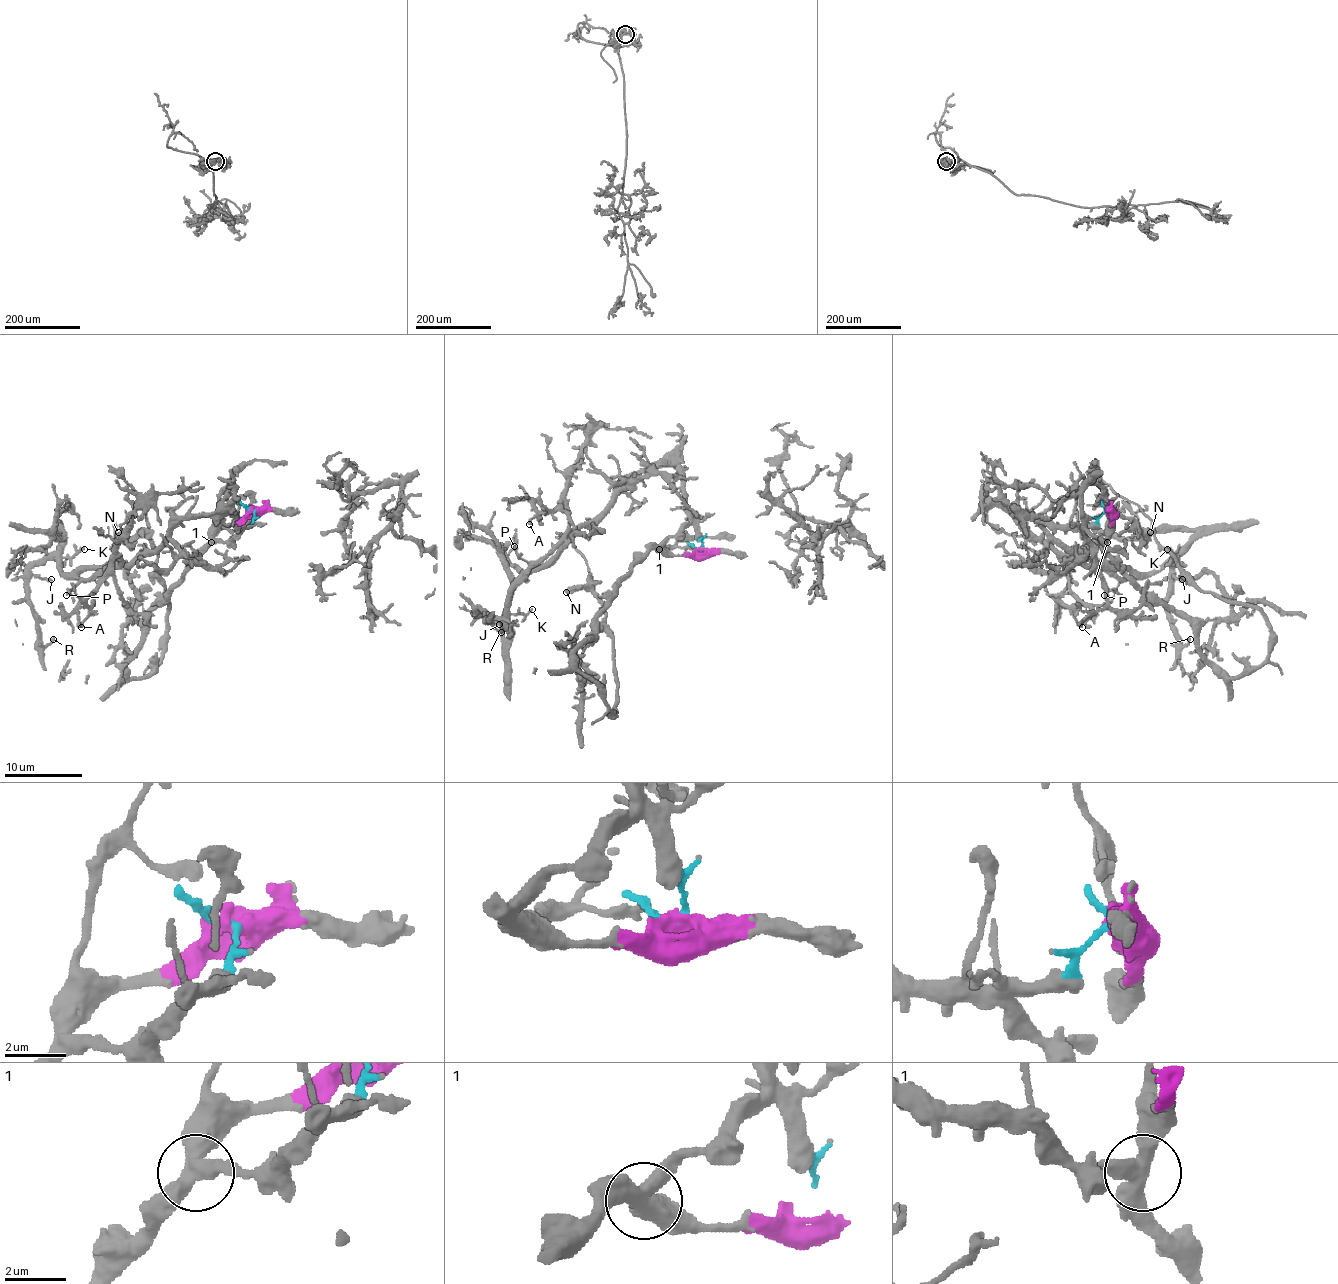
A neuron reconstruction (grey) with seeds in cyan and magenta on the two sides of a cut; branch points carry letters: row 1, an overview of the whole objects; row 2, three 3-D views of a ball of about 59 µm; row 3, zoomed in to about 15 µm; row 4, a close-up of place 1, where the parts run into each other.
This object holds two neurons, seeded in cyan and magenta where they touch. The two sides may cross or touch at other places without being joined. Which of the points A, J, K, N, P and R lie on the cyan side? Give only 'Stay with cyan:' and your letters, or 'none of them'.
Stay with cyan: A, J, K, P, R

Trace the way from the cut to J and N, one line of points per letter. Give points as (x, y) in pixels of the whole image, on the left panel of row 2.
J: (250, 509), (248, 525), (226, 513), (188, 513), (131, 564), (61, 572), (40, 560), (30, 570), (51, 580)
N: (250, 509), (149, 611), (127, 663), (131, 677), (145, 677), (162, 658), (164, 580), (145, 533), (117, 533)

